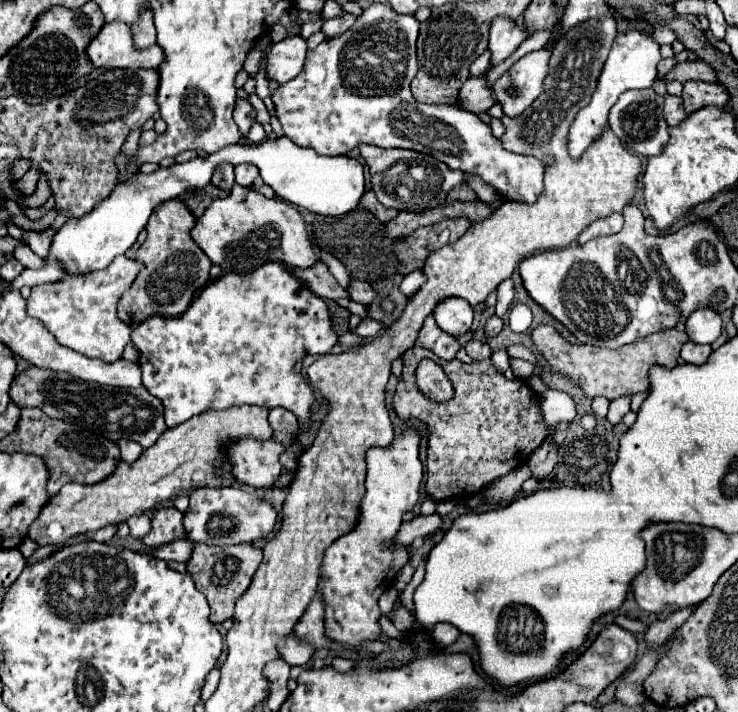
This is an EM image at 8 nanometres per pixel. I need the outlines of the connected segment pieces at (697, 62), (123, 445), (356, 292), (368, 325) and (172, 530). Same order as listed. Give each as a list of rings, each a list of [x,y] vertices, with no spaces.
[[[694,59],[694,61],[684,61],[684,63],[678,63],[670,75],[664,77],[664,81],[680,81],[680,83],[686,83],[690,79],[698,79],[698,81],[716,81],[716,71],[702,59]]]
[[[120,439],[118,447],[122,451],[122,461],[126,461],[126,463],[134,463],[144,451],[138,443],[132,443],[132,441],[126,441],[126,439]]]
[[[352,281],[352,285],[350,285],[350,297],[352,297],[352,301],[358,301],[362,305],[372,305],[378,299],[378,293],[368,283]]]
[[[364,319],[358,327],[356,327],[356,331],[354,333],[358,333],[360,337],[364,337],[364,339],[370,339],[370,337],[376,337],[376,335],[380,335],[380,329],[382,329],[384,325],[380,323],[380,321],[376,321],[376,319]]]
[[[164,507],[156,513],[152,519],[152,531],[142,539],[148,547],[162,547],[166,543],[178,541],[186,537],[184,525],[182,525],[184,515],[176,507]]]

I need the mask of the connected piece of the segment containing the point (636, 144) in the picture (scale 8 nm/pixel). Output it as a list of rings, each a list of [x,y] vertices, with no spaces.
[[[652,89],[642,91],[626,91],[620,95],[616,105],[610,109],[608,123],[616,137],[624,143],[626,149],[640,153],[644,157],[660,155],[662,145],[668,141],[668,125],[662,117],[662,97],[658,97]]]

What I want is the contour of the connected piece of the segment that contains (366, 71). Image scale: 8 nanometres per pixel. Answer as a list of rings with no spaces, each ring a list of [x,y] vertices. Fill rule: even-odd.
[[[372,3],[364,9],[354,25],[336,39],[324,39],[314,51],[308,51],[302,73],[296,79],[280,85],[272,95],[276,115],[282,123],[284,135],[300,147],[312,147],[320,155],[346,155],[358,143],[378,147],[404,147],[420,153],[428,153],[450,169],[480,175],[492,185],[504,199],[534,203],[542,193],[544,165],[536,157],[516,155],[502,147],[500,139],[492,135],[492,127],[480,121],[474,113],[460,109],[458,105],[424,105],[410,93],[410,83],[418,71],[416,65],[416,39],[420,23],[414,15],[400,15],[386,3]],[[356,93],[390,93],[390,95],[356,95]]]

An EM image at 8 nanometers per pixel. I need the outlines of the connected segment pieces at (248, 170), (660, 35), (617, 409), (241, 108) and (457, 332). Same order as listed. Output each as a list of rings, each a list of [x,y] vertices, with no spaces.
[[[240,165],[240,167],[234,167],[234,171],[236,171],[236,183],[242,187],[250,187],[258,177],[258,169],[252,165]]]
[[[660,25],[654,27],[654,35],[656,35],[656,41],[662,43],[662,45],[664,45],[664,43],[670,45],[670,43],[677,38],[670,27],[660,27]]]
[[[618,397],[610,403],[610,409],[608,409],[608,421],[610,423],[622,423],[622,417],[630,411],[630,397]]]
[[[236,99],[234,121],[236,121],[236,125],[238,125],[238,129],[240,129],[240,133],[242,133],[242,135],[246,135],[248,133],[250,125],[254,122],[253,119],[256,119],[256,111],[248,99]]]
[[[446,297],[434,309],[434,319],[438,327],[454,337],[464,335],[470,329],[472,315],[472,307],[460,297]]]

